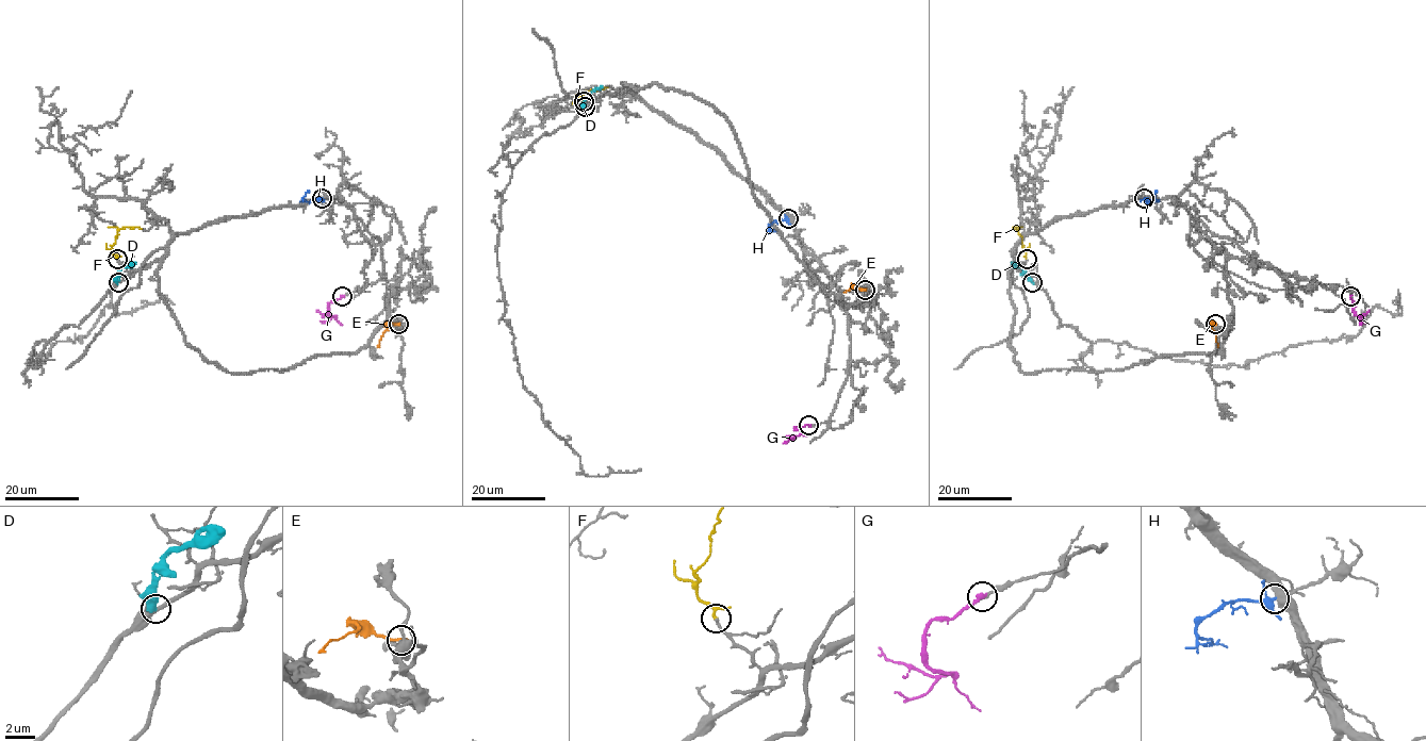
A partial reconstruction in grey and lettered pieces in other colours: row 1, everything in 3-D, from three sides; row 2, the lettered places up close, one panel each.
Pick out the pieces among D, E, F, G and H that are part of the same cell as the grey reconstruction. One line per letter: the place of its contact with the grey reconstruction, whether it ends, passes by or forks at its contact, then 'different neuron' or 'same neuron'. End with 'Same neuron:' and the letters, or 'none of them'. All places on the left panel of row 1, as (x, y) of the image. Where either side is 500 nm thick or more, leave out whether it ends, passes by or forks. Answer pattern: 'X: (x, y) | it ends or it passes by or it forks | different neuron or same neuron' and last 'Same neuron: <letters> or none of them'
D: (118, 282) | it ends | different neuron
E: (398, 324) | different neuron
F: (117, 259) | it passes by | same neuron
G: (342, 296) | it ends | different neuron
H: (322, 198) | it forks | different neuron
Same neuron: F

